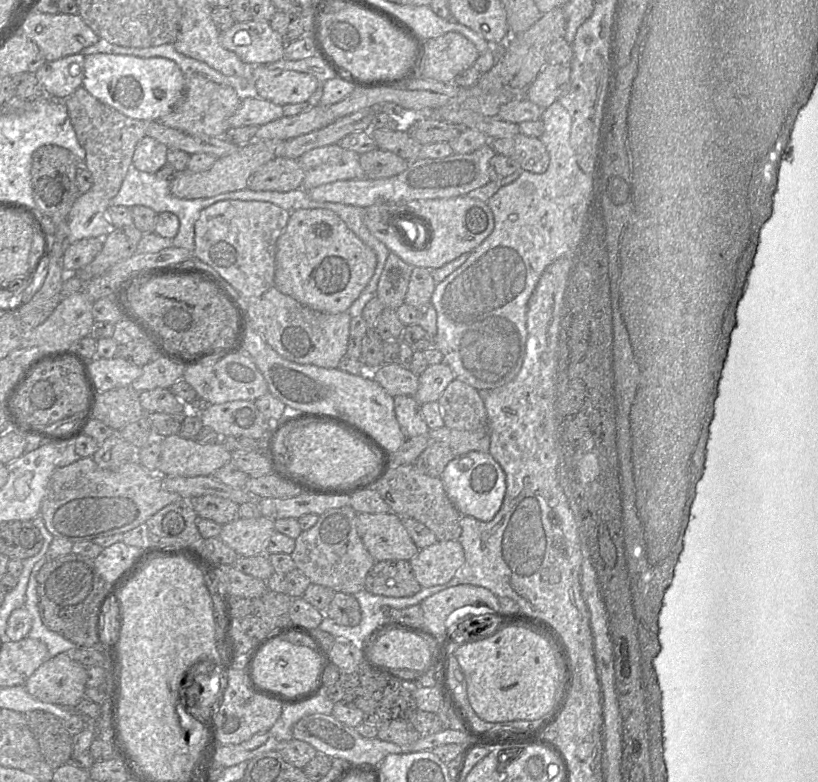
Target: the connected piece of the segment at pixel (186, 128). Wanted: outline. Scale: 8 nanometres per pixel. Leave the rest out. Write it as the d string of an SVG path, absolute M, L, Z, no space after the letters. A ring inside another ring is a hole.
M186 74L181 98L175 107L157 122L193 135L223 136L229 118L240 105L242 94L230 86L215 83L200 74Z

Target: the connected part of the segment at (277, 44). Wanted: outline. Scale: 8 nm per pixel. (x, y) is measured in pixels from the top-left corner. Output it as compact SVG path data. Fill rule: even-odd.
M267 21L235 22L228 30L220 32L219 43L249 67L269 65L284 58L285 42Z

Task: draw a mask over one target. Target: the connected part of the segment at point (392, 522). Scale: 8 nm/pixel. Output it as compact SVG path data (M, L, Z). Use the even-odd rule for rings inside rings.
M357 513L356 529L375 561L410 560L420 550L402 524L400 516L388 513Z

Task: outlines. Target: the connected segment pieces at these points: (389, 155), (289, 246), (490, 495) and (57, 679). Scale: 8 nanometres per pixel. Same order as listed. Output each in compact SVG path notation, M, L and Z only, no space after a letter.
M380 148L360 154L359 161L363 177L369 179L395 176L403 172L409 164L395 153Z
M325 208L298 209L290 212L288 223L277 240L274 286L314 310L331 314L346 312L369 283L376 264L375 252L335 212Z
M470 451L465 455L456 456L445 466L440 479L448 498L462 516L472 516L489 522L502 505L506 491L506 475L488 451Z
M60 653L45 661L26 681L25 688L34 698L58 707L74 708L85 697L87 668L75 662L70 653Z

